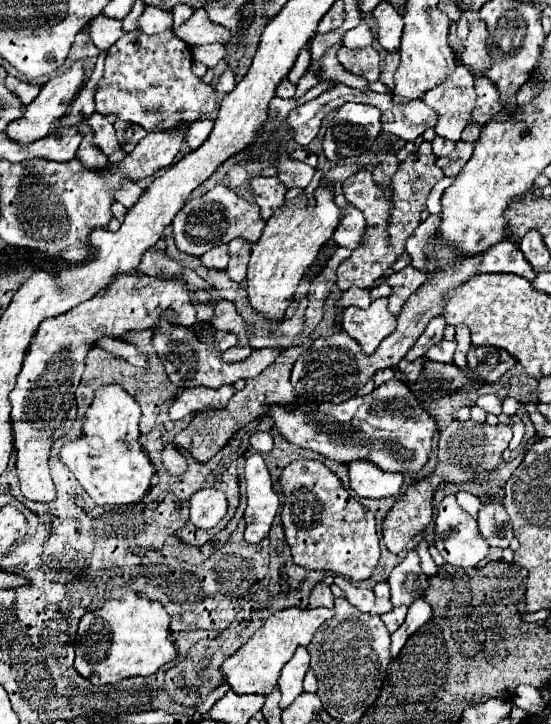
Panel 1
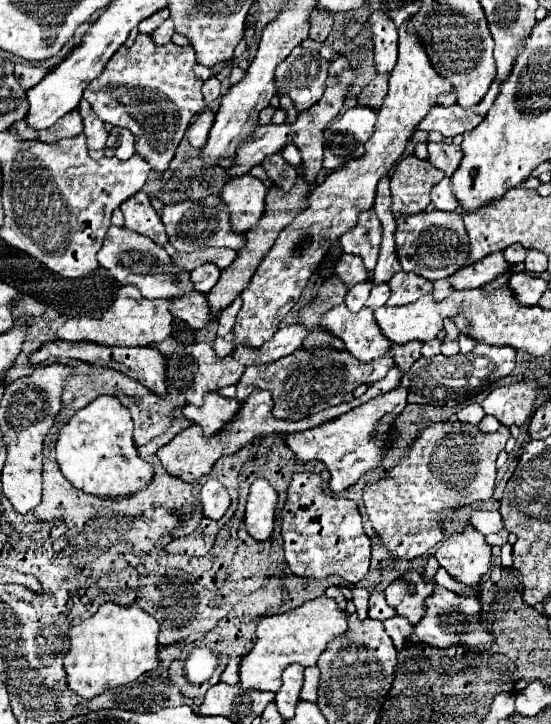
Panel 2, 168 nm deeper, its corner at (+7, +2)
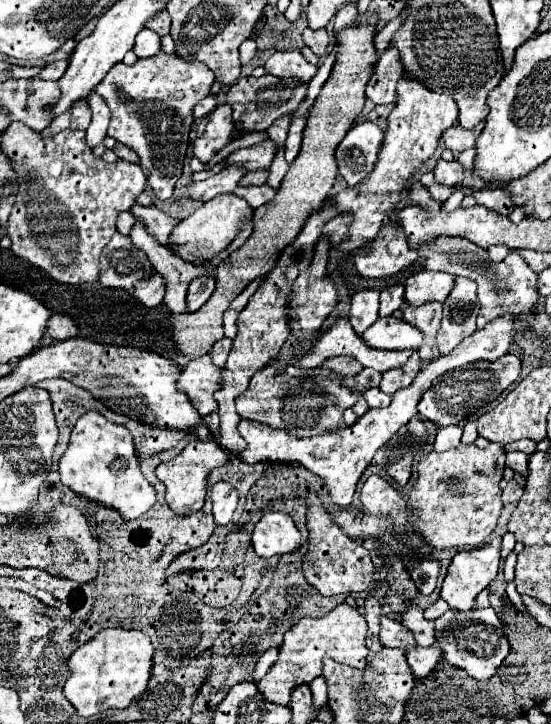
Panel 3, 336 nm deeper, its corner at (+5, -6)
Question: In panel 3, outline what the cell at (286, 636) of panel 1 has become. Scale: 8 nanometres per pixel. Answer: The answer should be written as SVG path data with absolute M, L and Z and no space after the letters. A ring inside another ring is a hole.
M347 603L337 605L335 609L331 609L329 613L325 613L323 617L317 617L317 619L303 617L297 625L293 625L285 633L283 643L279 647L279 659L267 671L267 675L257 683L257 689L269 701L273 701L277 705L287 705L293 685L311 683L315 677L321 675L323 657L331 657L331 659L337 659L339 663L345 663L345 665L351 665L357 669L365 669L367 667L365 635L367 635L365 617L359 615L357 609L353 609Z

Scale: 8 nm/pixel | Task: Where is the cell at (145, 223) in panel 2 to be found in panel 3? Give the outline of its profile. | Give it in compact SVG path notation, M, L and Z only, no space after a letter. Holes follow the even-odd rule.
M135 219L135 225L133 225L129 237L135 245L139 245L141 251L147 253L153 269L165 277L165 283L167 283L167 293L163 299L165 307L173 315L187 313L185 311L187 309L186 292L189 283L199 275L213 276L216 268L195 266L183 261L171 247L157 241L145 229L145 221L141 221L141 219Z

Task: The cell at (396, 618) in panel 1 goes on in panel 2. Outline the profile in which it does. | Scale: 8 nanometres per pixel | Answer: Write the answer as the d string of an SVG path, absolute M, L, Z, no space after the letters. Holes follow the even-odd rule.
M391 617L387 621L383 621L387 635L393 639L395 647L401 651L407 645L411 645L411 637L413 637L413 627L409 625L409 621L405 617Z

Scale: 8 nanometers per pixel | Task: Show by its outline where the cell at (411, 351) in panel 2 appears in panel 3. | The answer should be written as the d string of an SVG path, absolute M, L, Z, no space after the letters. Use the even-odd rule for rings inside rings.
M413 351L413 355L409 357L409 361L403 365L403 367L397 367L397 369L389 369L383 379L381 379L381 385L379 389L387 395L393 395L397 393L399 389L405 389L413 383L413 379L417 377L417 373L421 371L421 359L419 359L419 353Z

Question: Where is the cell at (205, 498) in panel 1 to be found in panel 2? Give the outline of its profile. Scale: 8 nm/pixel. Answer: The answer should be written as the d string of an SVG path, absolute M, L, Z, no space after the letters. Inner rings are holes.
M209 479L203 489L201 489L201 505L203 505L203 515L209 519L221 519L225 511L229 509L229 493L217 479Z

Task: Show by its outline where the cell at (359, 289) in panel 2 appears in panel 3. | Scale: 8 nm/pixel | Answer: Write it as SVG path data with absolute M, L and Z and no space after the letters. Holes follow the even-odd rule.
M363 289L351 297L349 321L353 329L361 335L379 317L379 291Z

